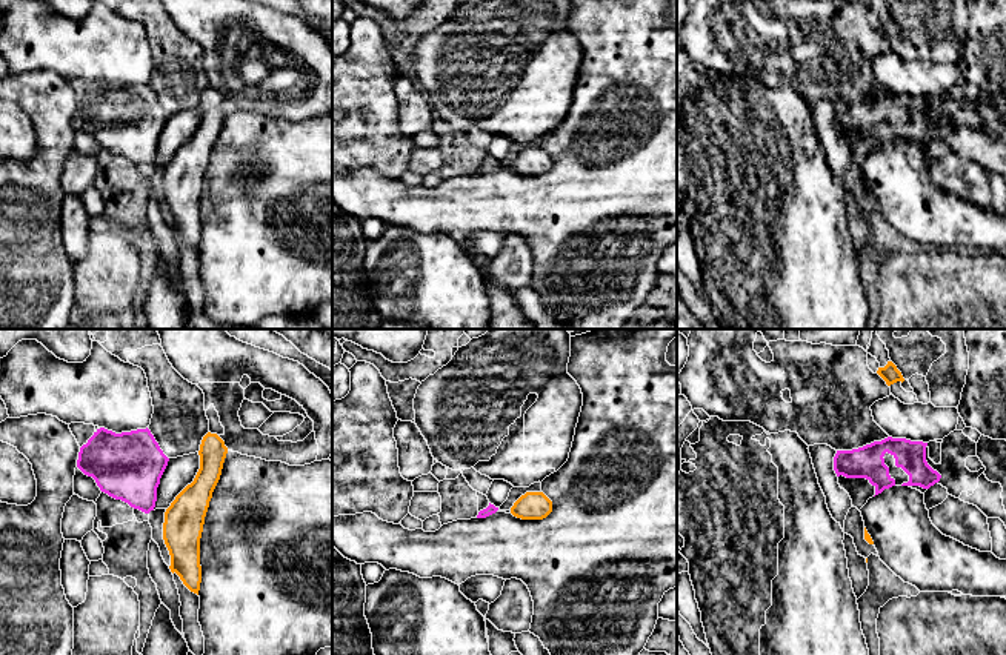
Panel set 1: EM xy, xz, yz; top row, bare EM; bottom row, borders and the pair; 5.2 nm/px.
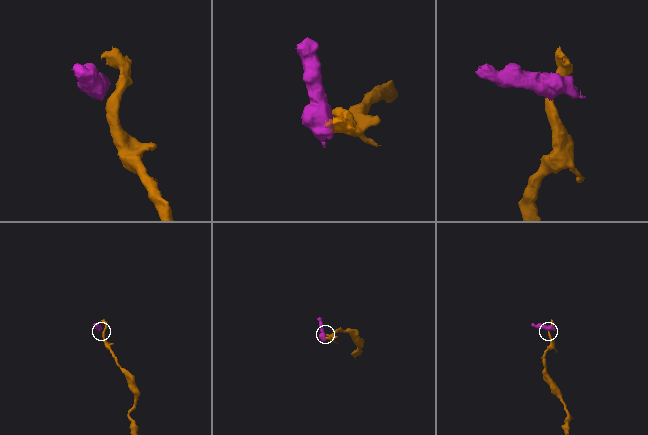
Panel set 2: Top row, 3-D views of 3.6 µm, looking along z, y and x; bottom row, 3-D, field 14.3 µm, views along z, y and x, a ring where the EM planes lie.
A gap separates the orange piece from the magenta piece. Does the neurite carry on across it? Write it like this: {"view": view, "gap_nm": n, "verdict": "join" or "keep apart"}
{"view": "xy", "gap_nm": 60, "verdict": "keep apart"}

